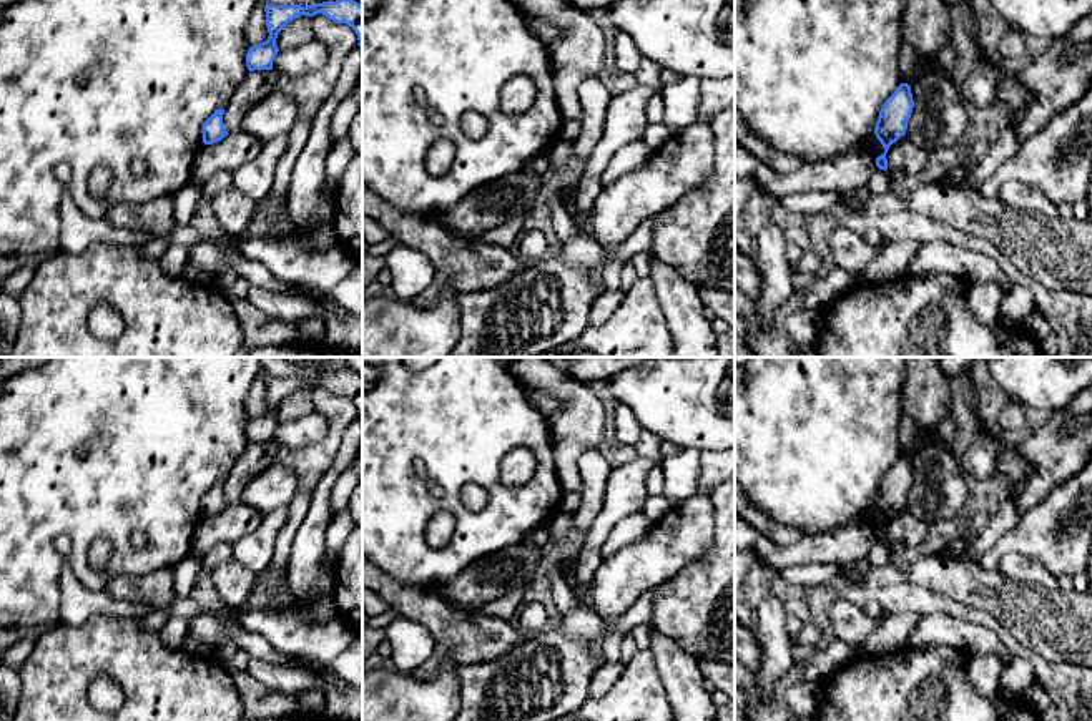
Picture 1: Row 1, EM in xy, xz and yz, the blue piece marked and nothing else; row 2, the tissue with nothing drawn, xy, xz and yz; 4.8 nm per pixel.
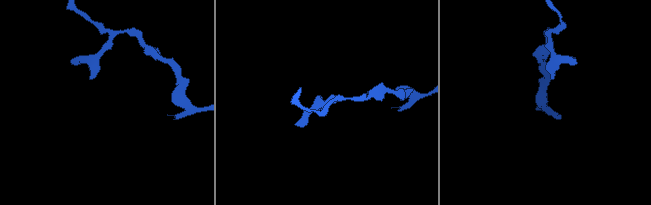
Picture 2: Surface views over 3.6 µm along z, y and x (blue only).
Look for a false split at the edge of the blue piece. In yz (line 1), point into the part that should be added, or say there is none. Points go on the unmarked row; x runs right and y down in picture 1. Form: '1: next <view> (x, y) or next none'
1: next none

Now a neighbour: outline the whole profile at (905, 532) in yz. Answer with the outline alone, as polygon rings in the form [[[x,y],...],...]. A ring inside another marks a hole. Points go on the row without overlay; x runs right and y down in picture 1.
[[[906,507],[893,515],[886,525],[888,547],[893,555],[899,558],[906,550],[917,548],[926,535],[929,525],[917,520]]]

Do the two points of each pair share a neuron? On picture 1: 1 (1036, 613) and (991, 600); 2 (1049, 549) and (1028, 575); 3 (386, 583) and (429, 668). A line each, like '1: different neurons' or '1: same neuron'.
1: same neuron
2: different neurons
3: same neuron

